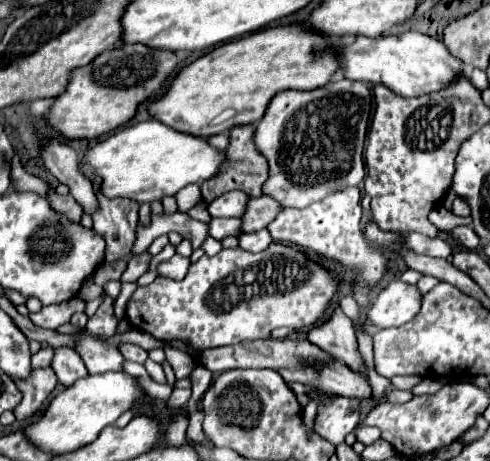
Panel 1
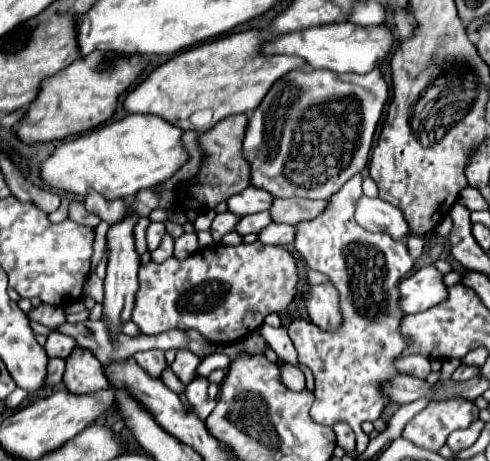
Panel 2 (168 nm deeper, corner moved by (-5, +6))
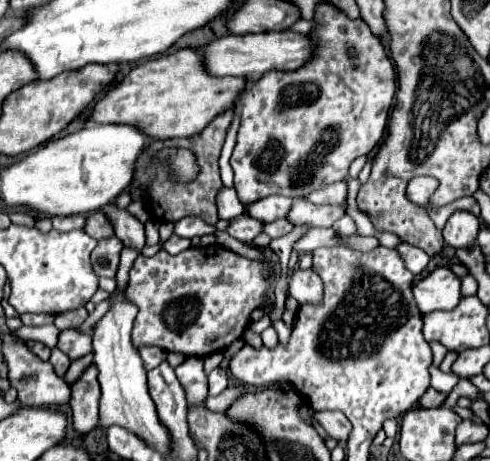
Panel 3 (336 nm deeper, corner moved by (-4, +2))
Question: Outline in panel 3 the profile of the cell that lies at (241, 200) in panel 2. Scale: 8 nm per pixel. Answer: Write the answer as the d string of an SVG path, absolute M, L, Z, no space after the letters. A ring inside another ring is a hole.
M269 196L261 202L253 202L253 206L247 206L249 216L261 220L261 222L273 222L279 218L287 218L291 210L293 200L285 196Z

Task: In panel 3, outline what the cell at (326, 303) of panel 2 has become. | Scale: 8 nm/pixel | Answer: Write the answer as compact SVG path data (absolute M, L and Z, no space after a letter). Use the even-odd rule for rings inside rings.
M293 270L291 282L289 282L289 294L301 304L301 302L321 302L323 298L323 286L321 278L311 270Z

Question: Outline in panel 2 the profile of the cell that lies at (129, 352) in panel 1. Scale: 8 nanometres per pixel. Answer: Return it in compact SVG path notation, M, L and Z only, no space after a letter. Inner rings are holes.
M148 350L148 352L136 352L134 360L150 374L150 376L160 376L160 372L168 366L164 360L162 350Z

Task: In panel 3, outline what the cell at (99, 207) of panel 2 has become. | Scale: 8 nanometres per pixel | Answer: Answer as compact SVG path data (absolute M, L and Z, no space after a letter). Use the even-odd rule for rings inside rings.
M113 204L105 206L103 212L113 222L115 236L123 242L123 246L125 248L135 248L137 252L141 252L143 246L145 246L145 228L143 228L143 222L139 222L133 214L129 214L127 210L121 210L121 208L113 206Z

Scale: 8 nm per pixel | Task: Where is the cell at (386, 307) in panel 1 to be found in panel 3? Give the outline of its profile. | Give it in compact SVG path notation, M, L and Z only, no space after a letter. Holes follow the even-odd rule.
M441 266L413 286L417 306L423 314L453 310L461 300L461 278L451 268Z

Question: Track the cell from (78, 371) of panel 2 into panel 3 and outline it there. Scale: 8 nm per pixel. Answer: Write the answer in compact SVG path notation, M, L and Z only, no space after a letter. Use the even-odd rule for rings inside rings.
M91 366L77 384L71 386L71 410L73 410L73 428L77 434L85 436L99 424L99 382L97 370Z

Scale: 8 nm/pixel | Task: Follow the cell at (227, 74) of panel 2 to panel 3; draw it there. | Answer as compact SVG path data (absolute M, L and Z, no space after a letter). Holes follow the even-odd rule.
M179 50L179 52L169 54L169 56L151 58L149 62L133 68L121 82L117 82L115 86L111 86L103 94L103 98L91 110L87 122L93 120L97 124L129 124L129 126L135 126L147 138L153 138L153 140L189 138L189 136L197 134L197 130L203 130L207 126L209 118L215 118L217 114L221 114L221 110L231 108L233 102L237 102L237 96L243 88L245 88L245 78L231 78L231 76L215 78L215 76L209 76L203 68L199 52Z

